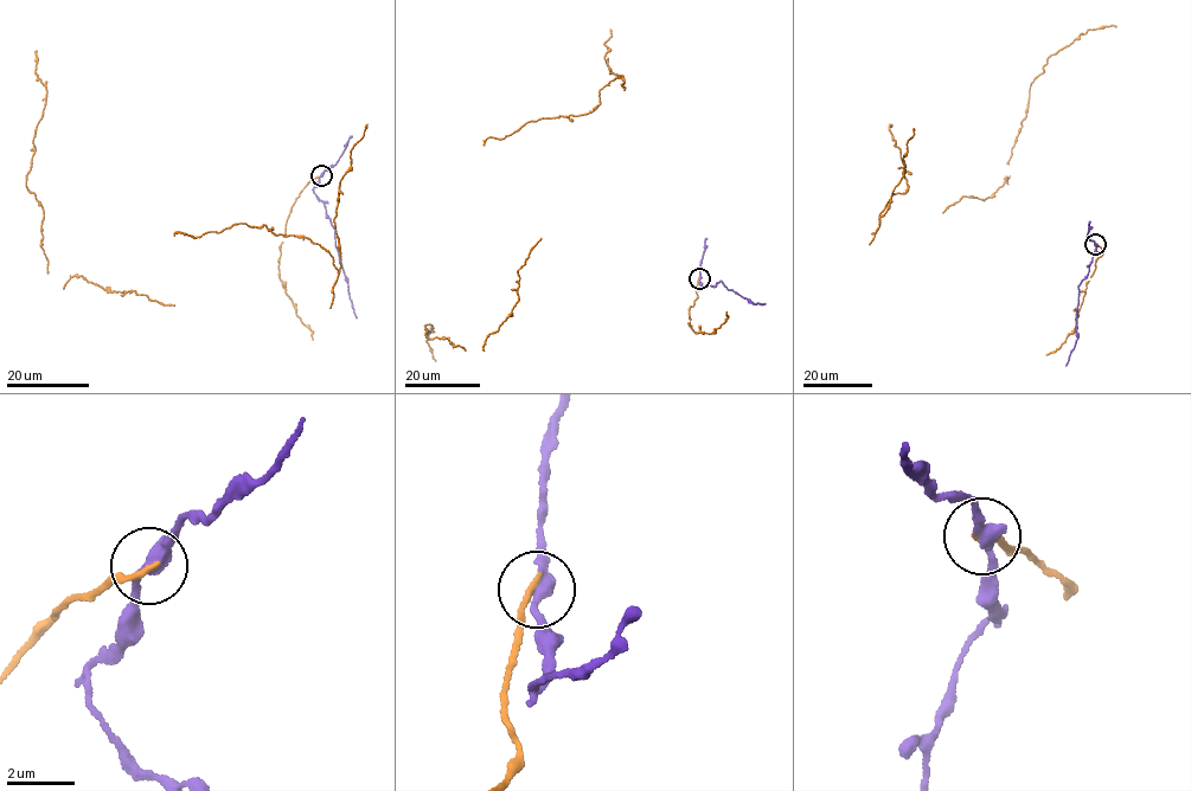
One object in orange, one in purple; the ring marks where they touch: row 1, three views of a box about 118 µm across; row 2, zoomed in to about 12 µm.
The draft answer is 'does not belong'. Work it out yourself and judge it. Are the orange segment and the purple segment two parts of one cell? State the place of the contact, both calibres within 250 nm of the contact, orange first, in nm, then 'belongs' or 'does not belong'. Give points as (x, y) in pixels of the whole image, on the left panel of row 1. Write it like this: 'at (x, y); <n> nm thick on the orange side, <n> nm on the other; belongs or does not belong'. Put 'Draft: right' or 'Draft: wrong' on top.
Draft: right
at (321, 175); 180 nm thick on the orange side, 360 nm on the other; does not belong

